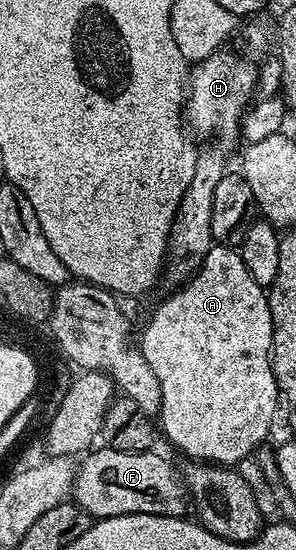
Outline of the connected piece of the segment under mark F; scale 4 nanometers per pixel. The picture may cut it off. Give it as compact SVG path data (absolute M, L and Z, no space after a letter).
M105 445L99 446L97 449L91 450L85 456L83 463L77 464L74 472L74 486L72 488L73 502L86 510L95 520L107 519L108 517L120 517L121 515L177 515L179 517L185 516L188 511L188 491L184 486L184 479L181 474L174 472L174 467L162 455L157 455L157 450L151 449L149 451L137 451L136 453L124 453L117 451Z

